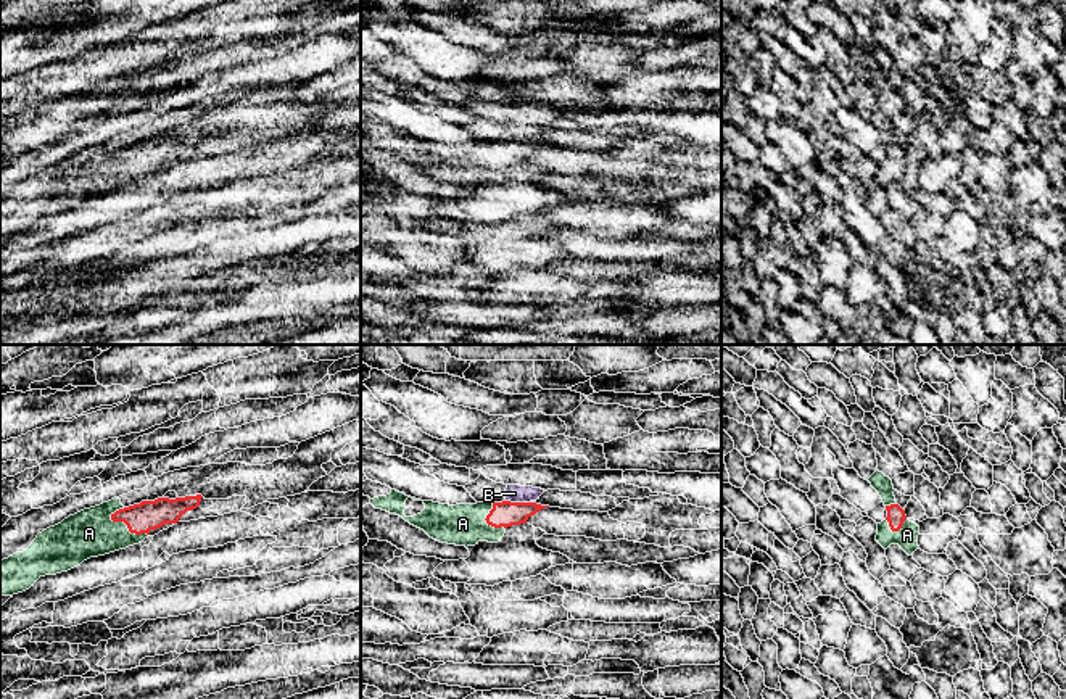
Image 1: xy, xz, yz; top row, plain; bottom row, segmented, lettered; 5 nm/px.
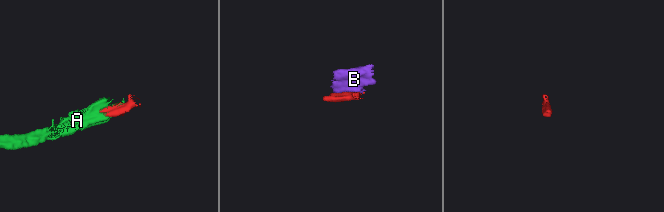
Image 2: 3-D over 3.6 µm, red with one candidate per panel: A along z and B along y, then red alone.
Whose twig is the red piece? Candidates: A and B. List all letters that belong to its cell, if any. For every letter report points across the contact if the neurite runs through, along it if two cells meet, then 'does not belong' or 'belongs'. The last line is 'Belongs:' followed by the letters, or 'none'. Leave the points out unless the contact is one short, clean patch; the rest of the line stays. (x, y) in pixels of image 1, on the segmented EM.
A: way xy (147, 516), (128, 527), (107, 527), (89, 533); belongs
B: border xz (506, 500), (528, 503); does not belong
Belongs: A

